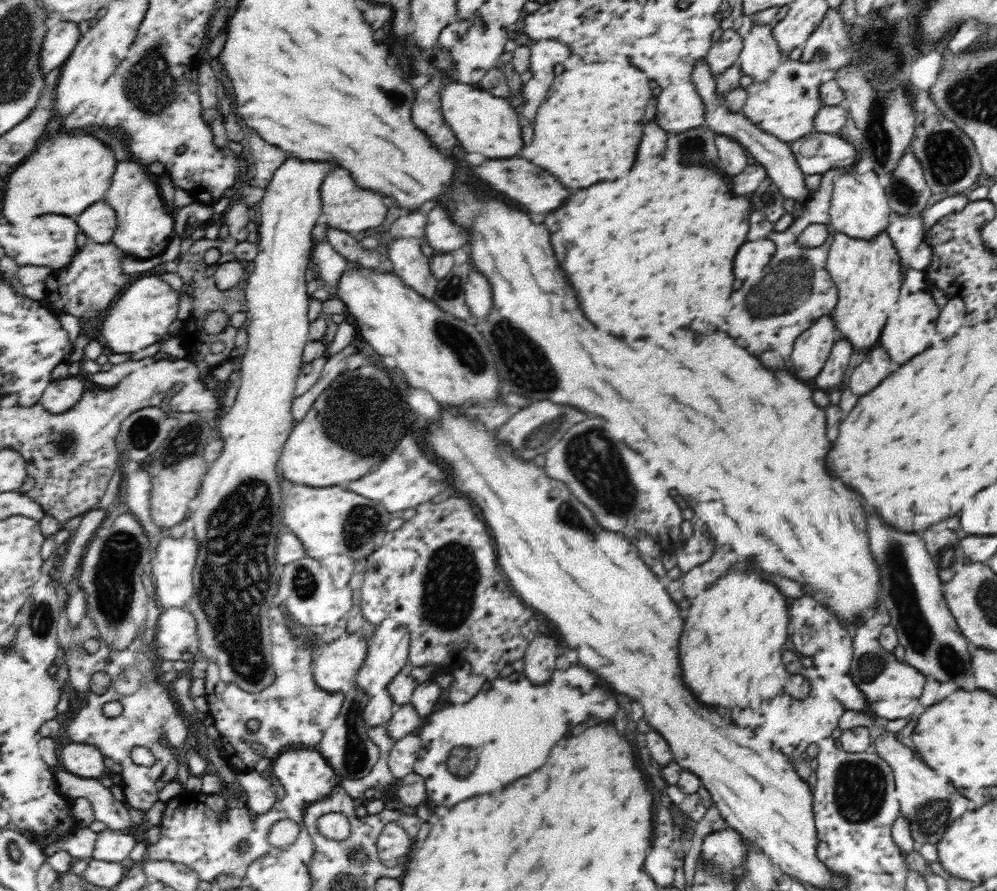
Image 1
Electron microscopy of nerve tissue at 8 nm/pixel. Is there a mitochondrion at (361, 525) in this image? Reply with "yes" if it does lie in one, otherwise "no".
yes

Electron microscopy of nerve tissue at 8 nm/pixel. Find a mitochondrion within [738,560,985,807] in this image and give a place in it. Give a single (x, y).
(864, 676)

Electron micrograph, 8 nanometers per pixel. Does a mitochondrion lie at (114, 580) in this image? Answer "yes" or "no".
yes

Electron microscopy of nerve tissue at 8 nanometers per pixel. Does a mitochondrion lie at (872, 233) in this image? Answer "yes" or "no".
no

